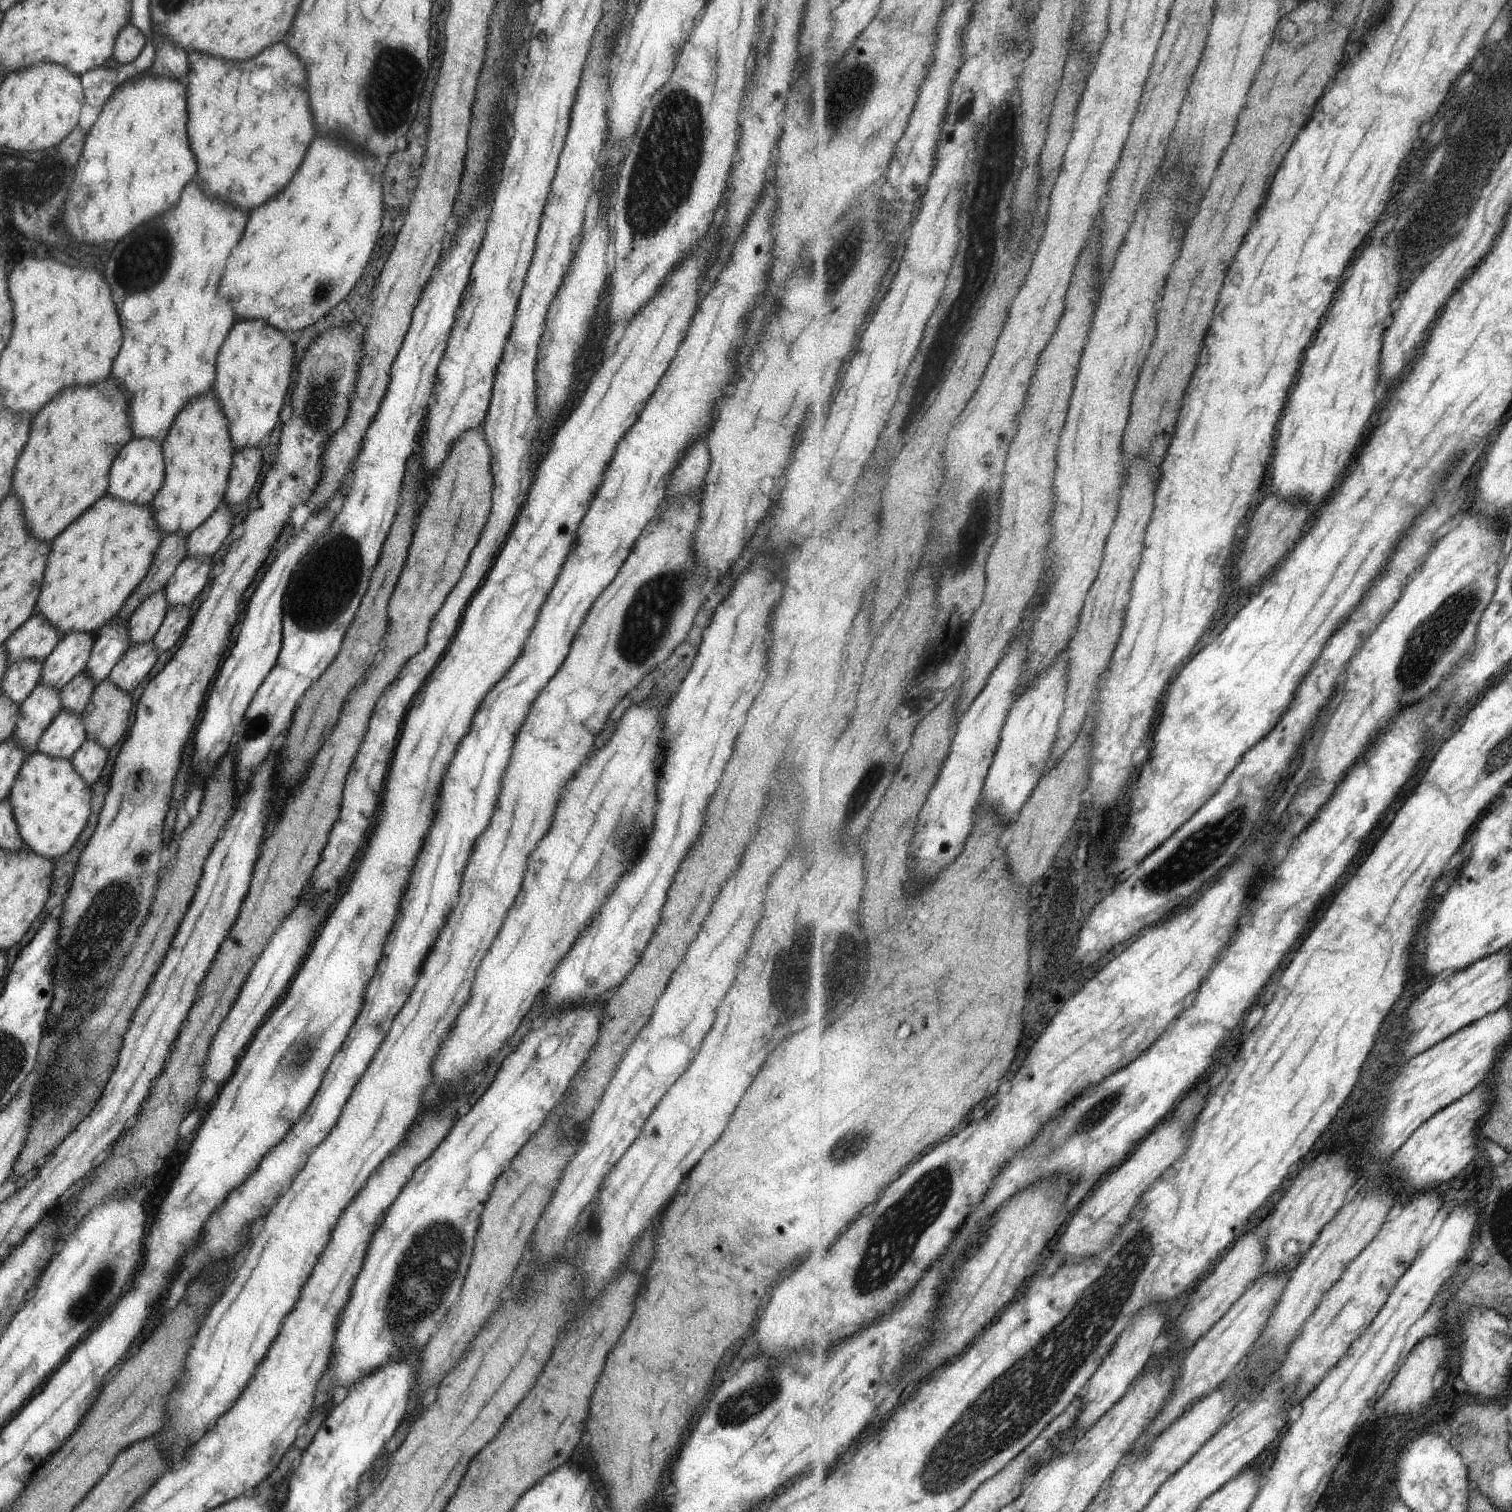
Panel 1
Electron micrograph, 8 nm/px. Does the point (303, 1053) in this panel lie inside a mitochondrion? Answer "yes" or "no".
yes

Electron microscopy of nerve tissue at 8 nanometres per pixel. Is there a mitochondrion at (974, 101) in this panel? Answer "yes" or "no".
no

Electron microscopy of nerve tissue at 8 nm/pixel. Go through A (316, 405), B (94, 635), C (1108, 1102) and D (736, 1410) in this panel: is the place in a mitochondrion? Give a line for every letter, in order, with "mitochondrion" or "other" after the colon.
A: mitochondrion
B: other
C: mitochondrion
D: mitochondrion

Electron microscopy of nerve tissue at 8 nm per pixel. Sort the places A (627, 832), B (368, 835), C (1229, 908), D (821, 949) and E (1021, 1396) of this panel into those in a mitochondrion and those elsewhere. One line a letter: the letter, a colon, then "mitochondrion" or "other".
A: mitochondrion
B: other
C: other
D: mitochondrion
E: mitochondrion

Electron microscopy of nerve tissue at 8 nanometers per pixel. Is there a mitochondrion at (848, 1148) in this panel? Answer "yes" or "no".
yes

